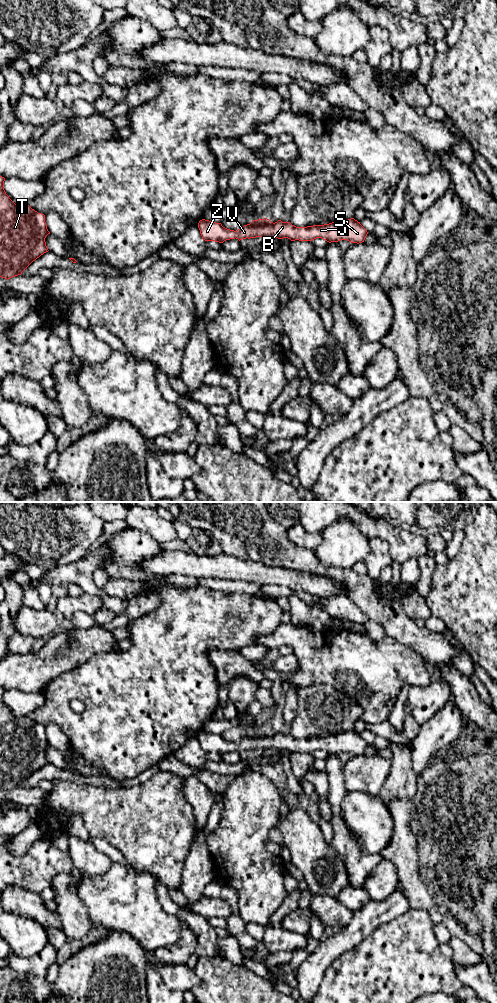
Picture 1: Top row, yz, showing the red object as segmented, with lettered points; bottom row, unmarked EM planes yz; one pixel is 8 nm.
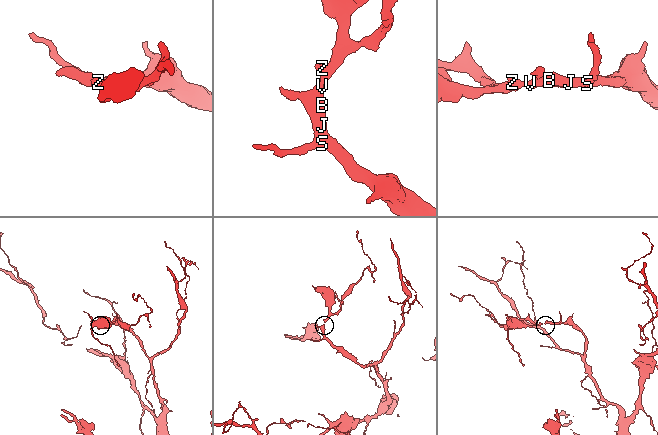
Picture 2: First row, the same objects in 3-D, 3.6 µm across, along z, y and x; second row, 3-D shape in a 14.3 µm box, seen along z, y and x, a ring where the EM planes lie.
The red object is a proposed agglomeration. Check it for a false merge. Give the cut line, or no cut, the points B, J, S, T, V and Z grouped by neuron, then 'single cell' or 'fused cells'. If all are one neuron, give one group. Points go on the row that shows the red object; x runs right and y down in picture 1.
cut none; groups B J S T V Z; single cell

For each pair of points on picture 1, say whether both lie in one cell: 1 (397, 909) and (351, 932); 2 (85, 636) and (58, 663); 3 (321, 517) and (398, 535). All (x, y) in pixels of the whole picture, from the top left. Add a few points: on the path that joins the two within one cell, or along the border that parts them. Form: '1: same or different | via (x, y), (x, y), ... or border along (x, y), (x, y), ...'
1: same | via (386, 913), (375, 913), (362, 924)
2: same | via (78, 643), (65, 656)
3: same | via (340, 513), (352, 513), (369, 527), (379, 528)

